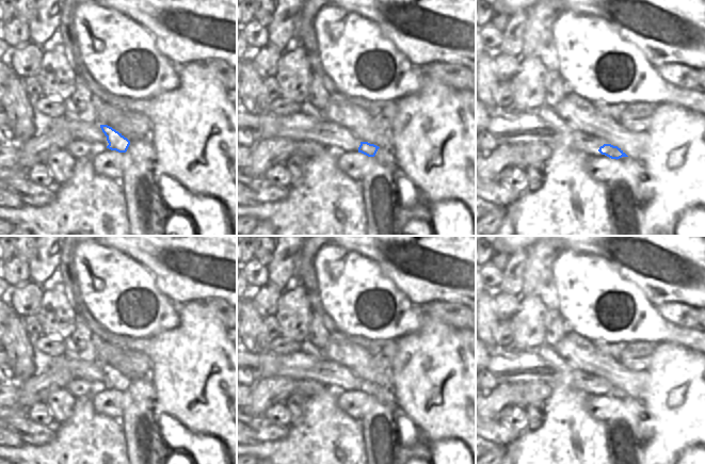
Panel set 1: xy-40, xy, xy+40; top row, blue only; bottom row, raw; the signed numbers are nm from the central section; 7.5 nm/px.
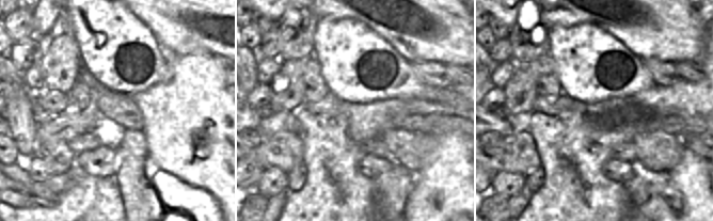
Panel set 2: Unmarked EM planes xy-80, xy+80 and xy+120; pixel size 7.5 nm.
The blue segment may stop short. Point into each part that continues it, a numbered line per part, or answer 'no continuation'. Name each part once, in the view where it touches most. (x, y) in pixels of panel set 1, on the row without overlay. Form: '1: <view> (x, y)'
1: xy-40 (79, 367)

